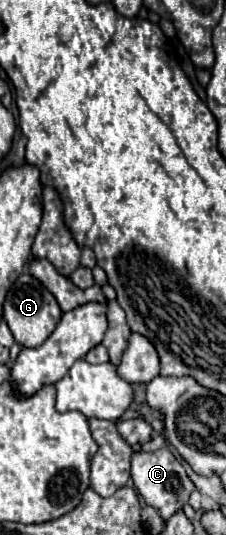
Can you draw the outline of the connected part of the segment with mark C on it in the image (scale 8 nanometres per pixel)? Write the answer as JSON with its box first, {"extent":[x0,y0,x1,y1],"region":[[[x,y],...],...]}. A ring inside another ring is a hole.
{"extent":[130,447,194,519],"region":[[[162,447],[158,451],[134,451],[130,463],[132,463],[130,475],[134,479],[138,493],[144,497],[144,501],[148,505],[156,507],[164,519],[168,519],[174,511],[178,511],[180,507],[184,507],[188,503],[188,495],[194,491],[194,485],[188,479],[180,461],[166,447]]]}

